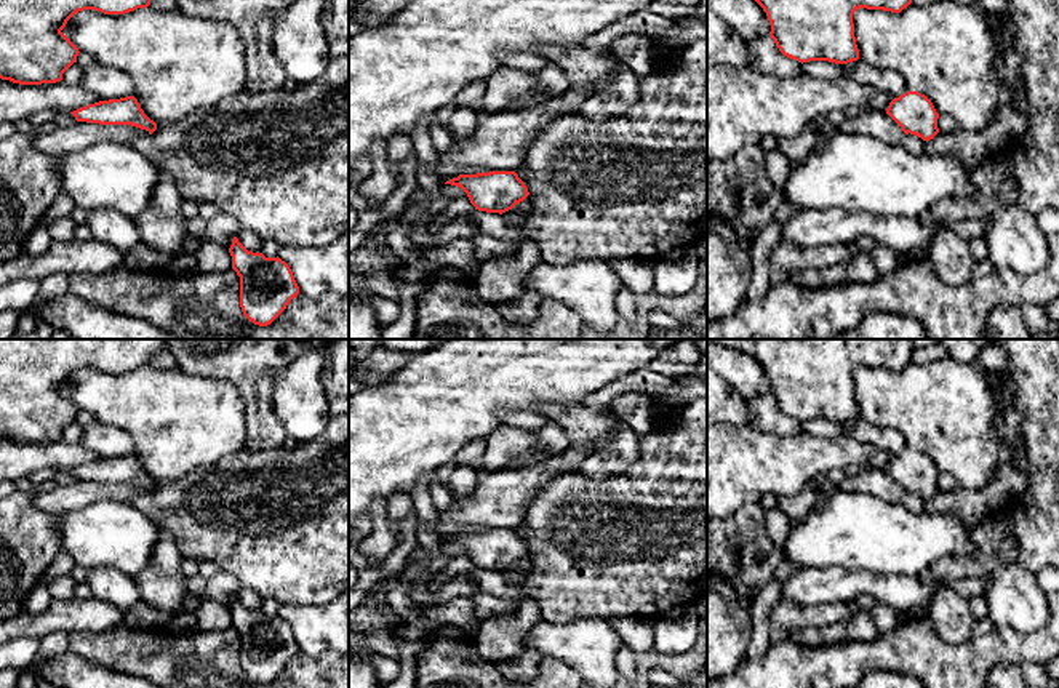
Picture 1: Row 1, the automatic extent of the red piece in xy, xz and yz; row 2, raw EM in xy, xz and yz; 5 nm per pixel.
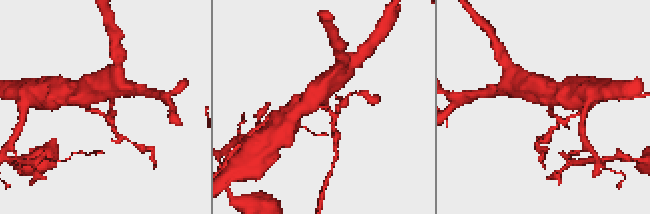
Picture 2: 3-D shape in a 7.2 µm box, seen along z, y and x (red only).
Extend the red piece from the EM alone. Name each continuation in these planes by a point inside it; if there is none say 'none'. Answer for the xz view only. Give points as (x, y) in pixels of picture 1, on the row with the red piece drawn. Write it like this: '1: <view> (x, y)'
none

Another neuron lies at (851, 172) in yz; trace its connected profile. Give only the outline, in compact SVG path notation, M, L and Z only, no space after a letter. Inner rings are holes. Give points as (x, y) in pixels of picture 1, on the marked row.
M837 131L803 162L790 163L782 186L784 200L801 210L841 208L878 216L918 218L942 198L974 197L971 173L953 155L913 155L867 134Z

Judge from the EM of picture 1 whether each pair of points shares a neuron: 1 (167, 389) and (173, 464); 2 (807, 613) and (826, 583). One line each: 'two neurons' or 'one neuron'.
1: one neuron
2: two neurons

